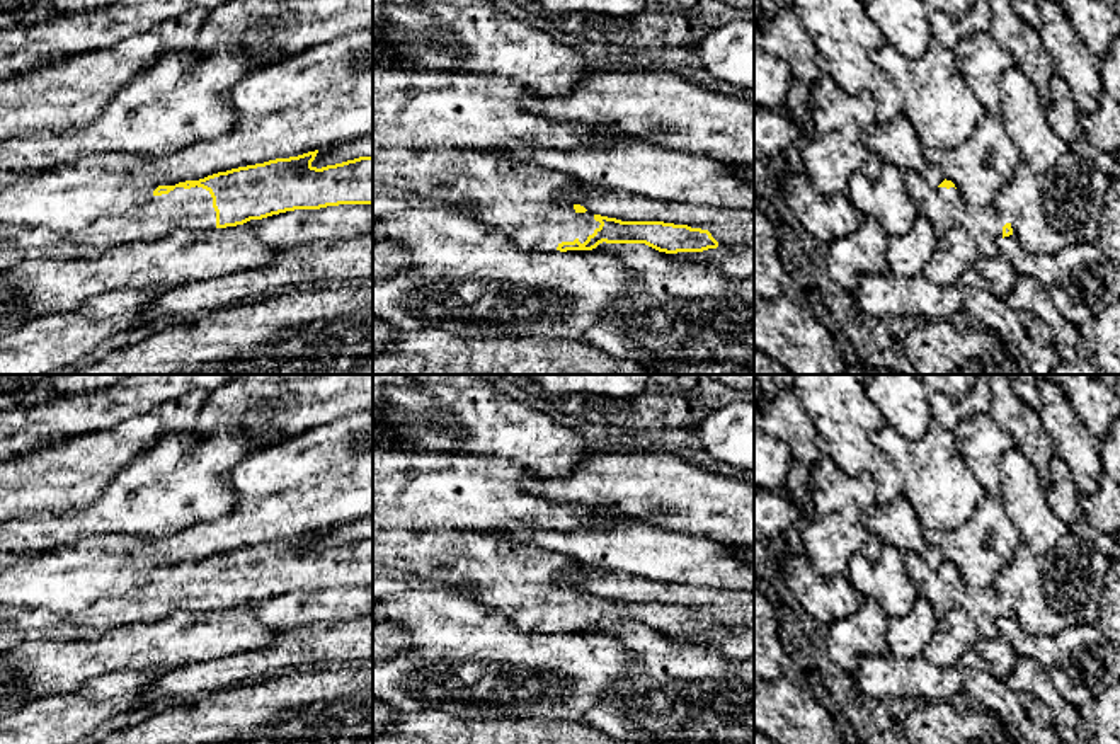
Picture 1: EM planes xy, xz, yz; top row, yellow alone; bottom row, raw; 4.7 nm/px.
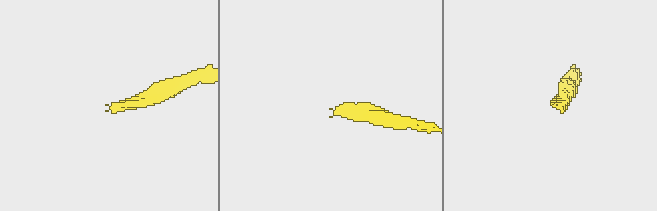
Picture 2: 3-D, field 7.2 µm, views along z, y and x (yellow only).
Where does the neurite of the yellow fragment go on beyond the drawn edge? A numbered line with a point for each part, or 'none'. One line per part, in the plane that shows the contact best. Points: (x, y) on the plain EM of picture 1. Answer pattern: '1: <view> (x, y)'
1: xy (191, 589)

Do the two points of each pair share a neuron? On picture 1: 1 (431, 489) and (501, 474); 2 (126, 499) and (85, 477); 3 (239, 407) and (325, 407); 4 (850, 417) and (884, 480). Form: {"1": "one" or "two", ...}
{"1": "one", "2": "two", "3": "one", "4": "one"}

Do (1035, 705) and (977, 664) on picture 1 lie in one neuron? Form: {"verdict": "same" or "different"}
{"verdict": "same"}

